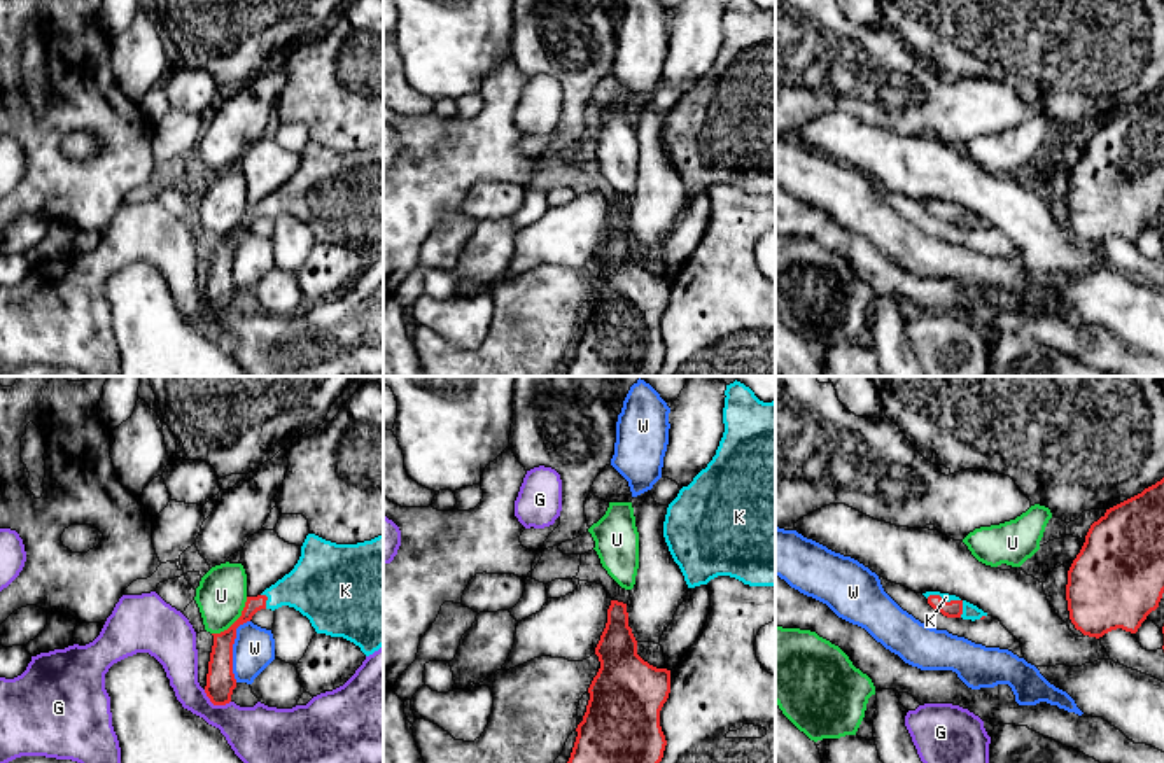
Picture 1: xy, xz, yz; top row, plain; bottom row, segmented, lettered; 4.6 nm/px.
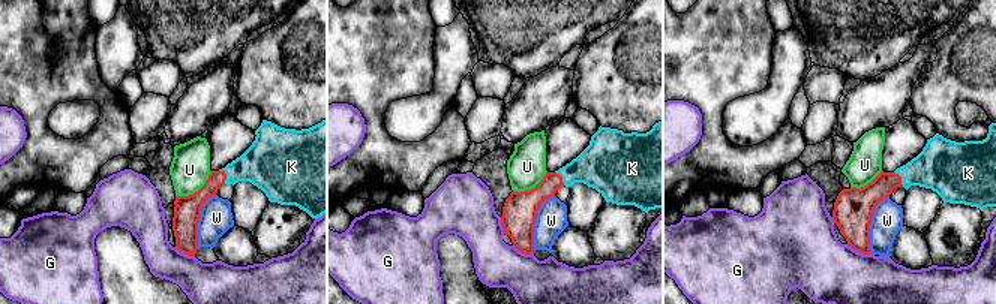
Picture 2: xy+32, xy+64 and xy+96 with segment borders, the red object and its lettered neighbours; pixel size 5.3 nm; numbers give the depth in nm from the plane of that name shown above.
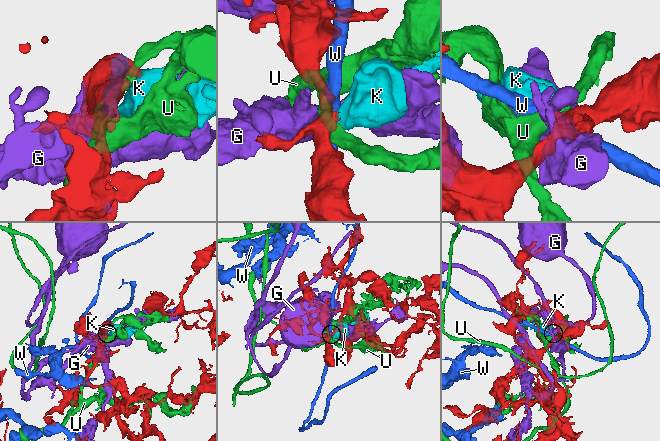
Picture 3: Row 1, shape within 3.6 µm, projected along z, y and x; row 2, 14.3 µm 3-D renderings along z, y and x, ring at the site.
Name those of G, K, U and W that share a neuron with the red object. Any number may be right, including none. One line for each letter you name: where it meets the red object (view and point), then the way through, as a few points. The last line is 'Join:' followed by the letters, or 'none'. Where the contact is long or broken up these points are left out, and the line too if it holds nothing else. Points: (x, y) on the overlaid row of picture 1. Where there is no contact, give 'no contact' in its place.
K: contact yz (951, 601); way yz (954, 608), (951, 601), (946, 597)
Join: K

